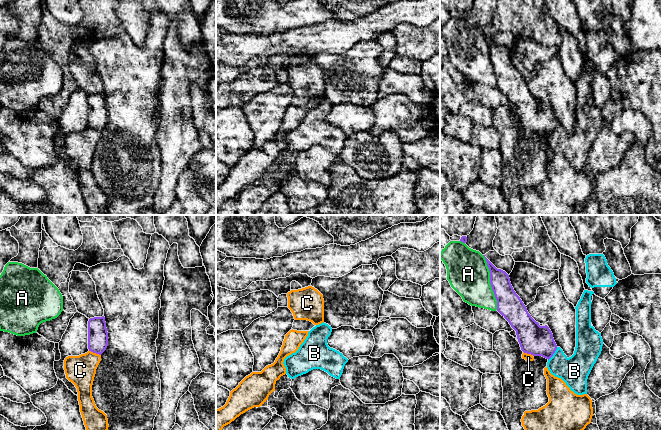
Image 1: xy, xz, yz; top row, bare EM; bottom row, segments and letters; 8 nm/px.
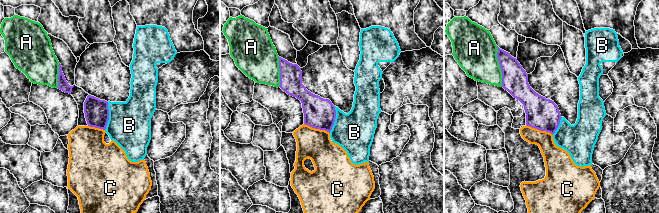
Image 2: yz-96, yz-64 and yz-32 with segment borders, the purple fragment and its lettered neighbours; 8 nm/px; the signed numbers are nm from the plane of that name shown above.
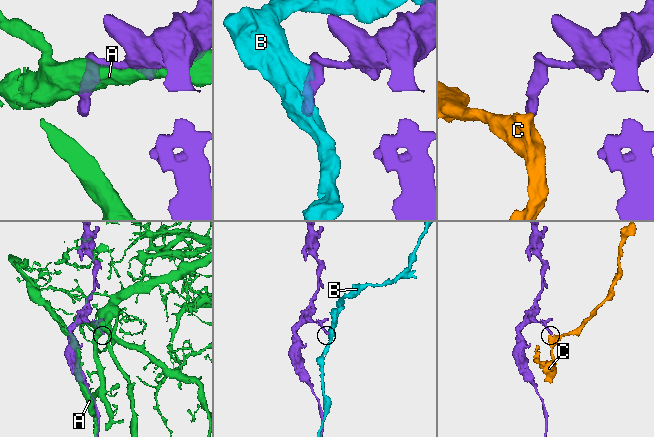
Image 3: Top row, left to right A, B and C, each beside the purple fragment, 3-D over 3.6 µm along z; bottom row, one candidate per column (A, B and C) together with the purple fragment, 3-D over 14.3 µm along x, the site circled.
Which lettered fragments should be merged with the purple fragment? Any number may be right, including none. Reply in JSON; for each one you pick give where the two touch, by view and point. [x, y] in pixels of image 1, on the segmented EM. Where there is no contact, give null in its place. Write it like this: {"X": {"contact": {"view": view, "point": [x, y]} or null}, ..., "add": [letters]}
{"add": []}

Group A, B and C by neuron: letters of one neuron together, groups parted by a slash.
A / B / C

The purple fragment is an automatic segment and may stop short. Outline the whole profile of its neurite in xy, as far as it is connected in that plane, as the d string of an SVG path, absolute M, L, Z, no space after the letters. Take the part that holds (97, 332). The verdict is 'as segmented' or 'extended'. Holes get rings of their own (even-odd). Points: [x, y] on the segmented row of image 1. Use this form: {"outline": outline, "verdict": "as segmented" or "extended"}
{"outline": "M94 317L88 321L88 349L101 355L108 346L105 317Z", "verdict": "as segmented"}

